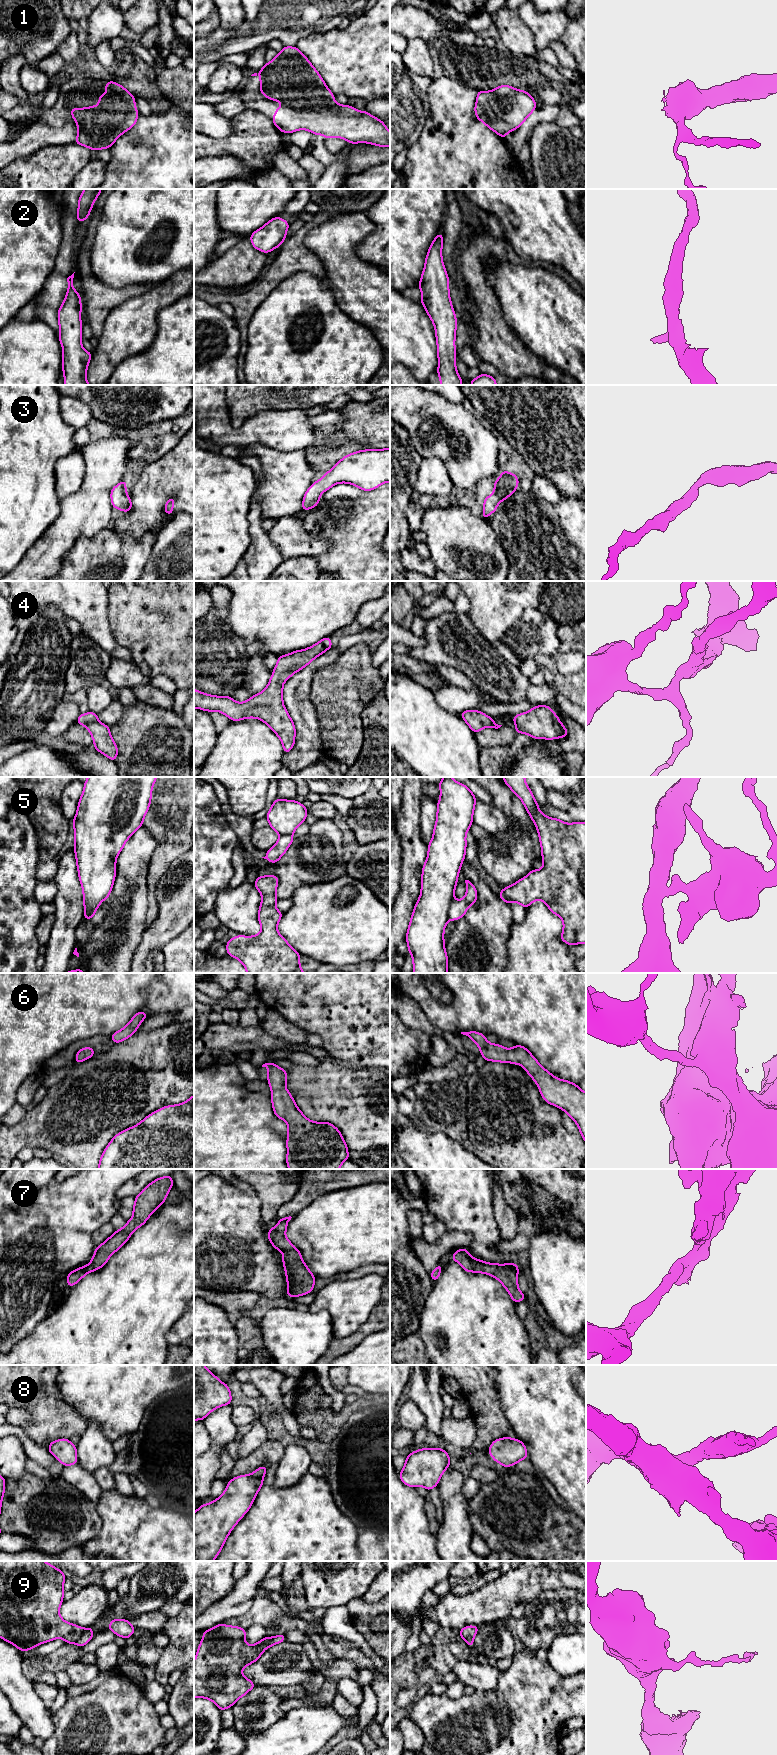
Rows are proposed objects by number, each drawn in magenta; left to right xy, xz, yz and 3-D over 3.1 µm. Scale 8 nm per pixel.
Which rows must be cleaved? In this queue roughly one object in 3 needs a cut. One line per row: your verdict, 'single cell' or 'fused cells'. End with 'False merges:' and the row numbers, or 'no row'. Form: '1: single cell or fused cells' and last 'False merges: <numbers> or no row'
1: single cell
2: single cell
3: single cell
4: single cell
5: fused cells
6: single cell
7: single cell
8: single cell
9: fused cells
False merges: 5, 9

